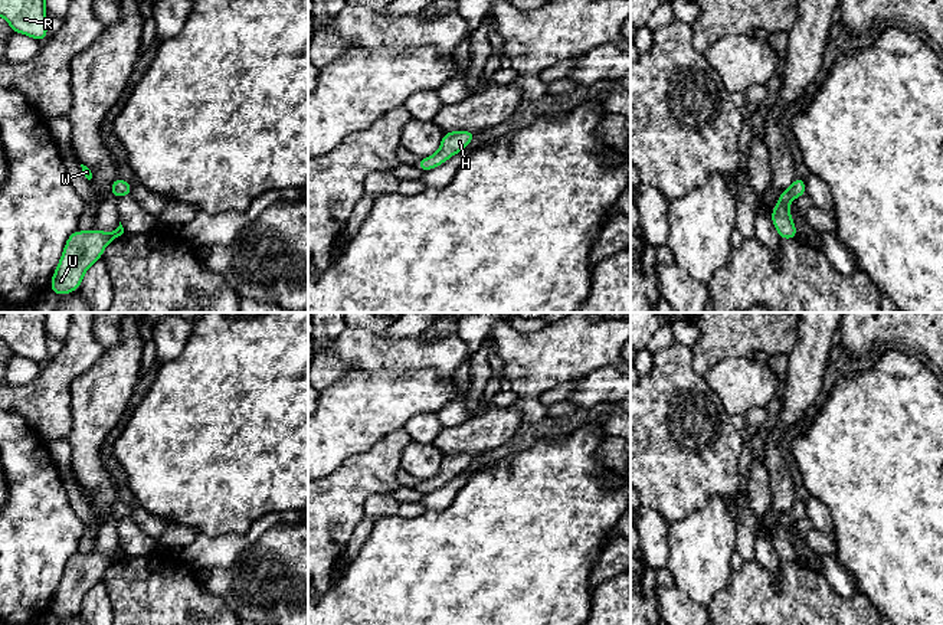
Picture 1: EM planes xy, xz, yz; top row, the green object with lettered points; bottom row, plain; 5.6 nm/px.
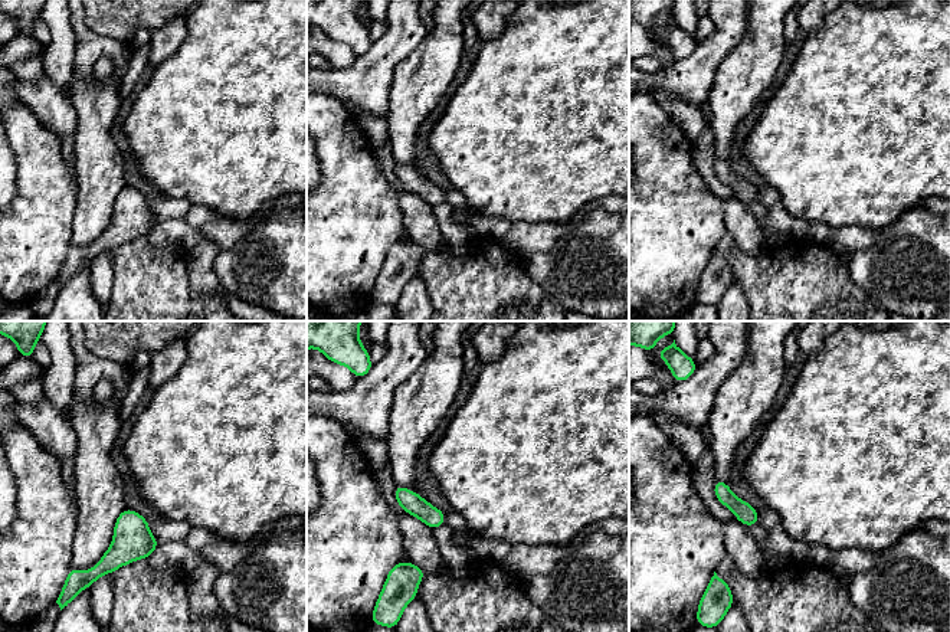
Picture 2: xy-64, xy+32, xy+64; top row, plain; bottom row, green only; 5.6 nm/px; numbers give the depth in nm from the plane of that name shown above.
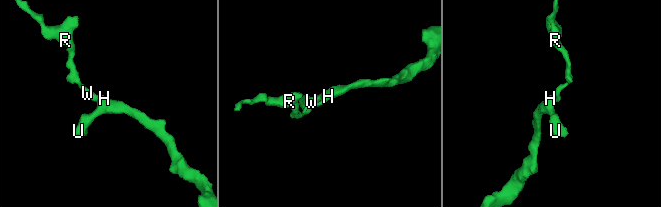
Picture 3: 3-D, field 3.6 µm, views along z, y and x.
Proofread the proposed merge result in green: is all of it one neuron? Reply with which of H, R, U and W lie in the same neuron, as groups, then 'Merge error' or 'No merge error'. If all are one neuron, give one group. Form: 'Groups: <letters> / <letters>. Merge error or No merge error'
Groups: H R U W. No merge error

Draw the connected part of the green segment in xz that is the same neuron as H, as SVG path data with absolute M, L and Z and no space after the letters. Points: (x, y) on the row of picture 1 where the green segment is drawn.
M451 131L445 132L436 154L423 157L416 164L422 171L428 171L443 164L449 157L464 150L477 135L477 131Z

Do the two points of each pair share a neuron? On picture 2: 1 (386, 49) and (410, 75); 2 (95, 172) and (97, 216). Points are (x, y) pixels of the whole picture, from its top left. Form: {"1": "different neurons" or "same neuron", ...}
{"1": "different neurons", "2": "same neuron"}

